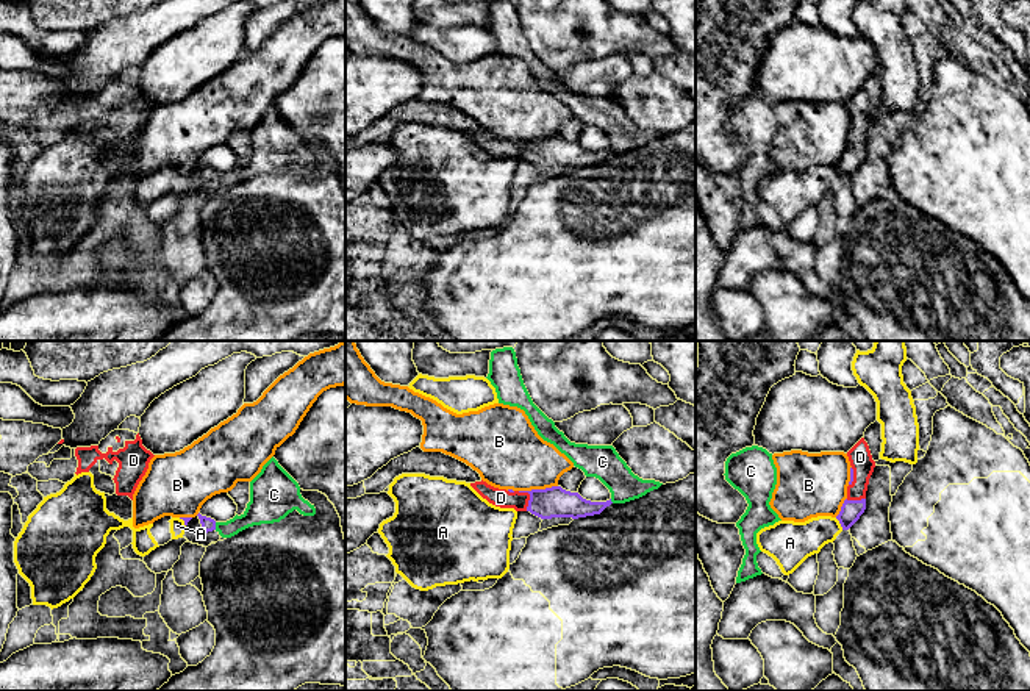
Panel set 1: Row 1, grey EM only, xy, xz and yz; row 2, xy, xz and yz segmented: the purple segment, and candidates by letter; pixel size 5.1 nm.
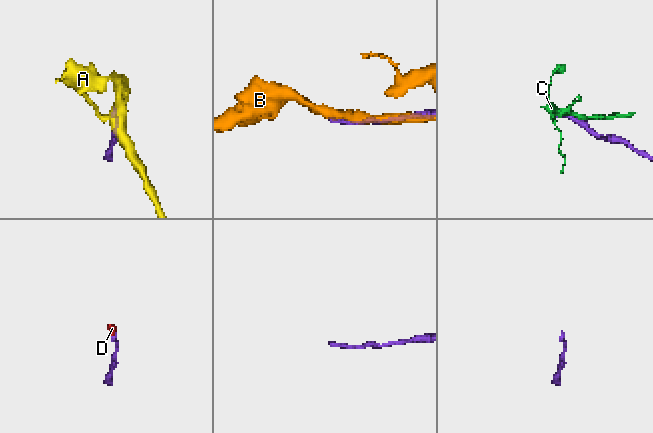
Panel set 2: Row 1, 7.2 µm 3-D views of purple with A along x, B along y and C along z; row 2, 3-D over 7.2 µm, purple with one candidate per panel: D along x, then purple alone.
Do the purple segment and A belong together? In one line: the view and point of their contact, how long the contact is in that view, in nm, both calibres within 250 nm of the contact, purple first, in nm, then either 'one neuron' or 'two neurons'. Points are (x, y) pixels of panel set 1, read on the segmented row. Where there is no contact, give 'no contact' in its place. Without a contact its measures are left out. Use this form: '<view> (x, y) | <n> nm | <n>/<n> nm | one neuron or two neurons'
yz (840, 522) | 80 nm | 110/200 nm | two neurons

